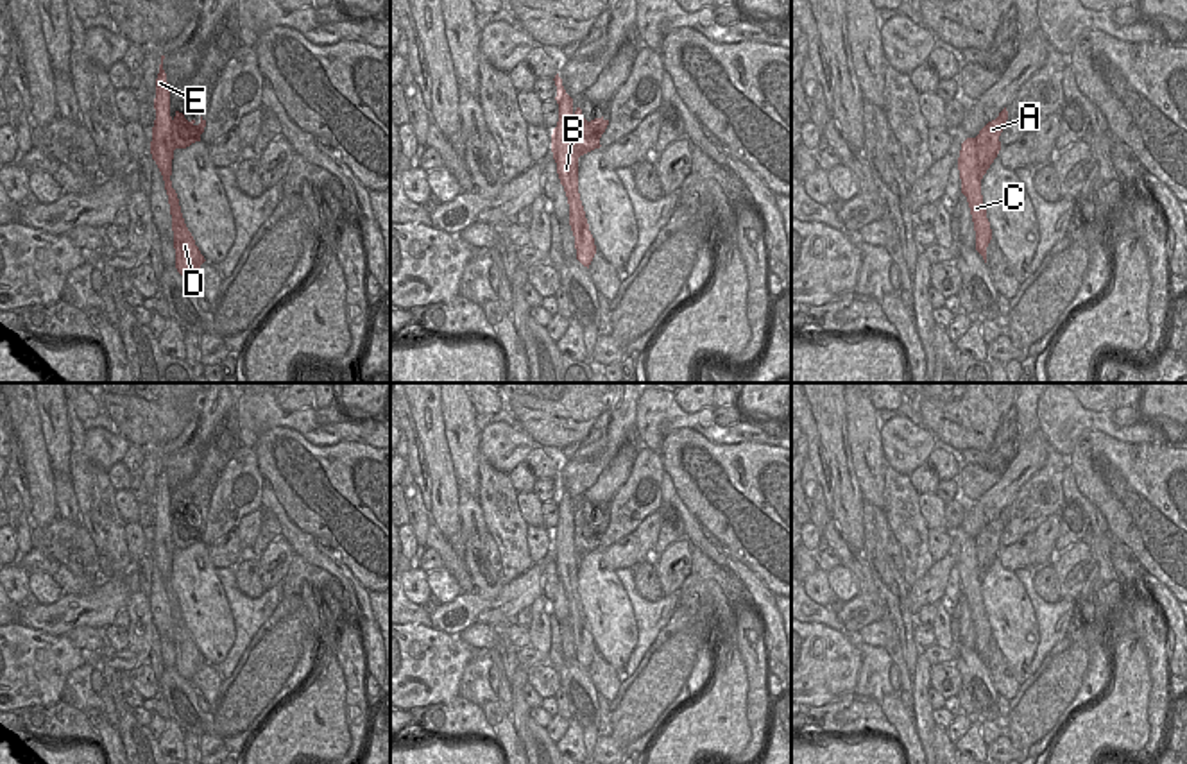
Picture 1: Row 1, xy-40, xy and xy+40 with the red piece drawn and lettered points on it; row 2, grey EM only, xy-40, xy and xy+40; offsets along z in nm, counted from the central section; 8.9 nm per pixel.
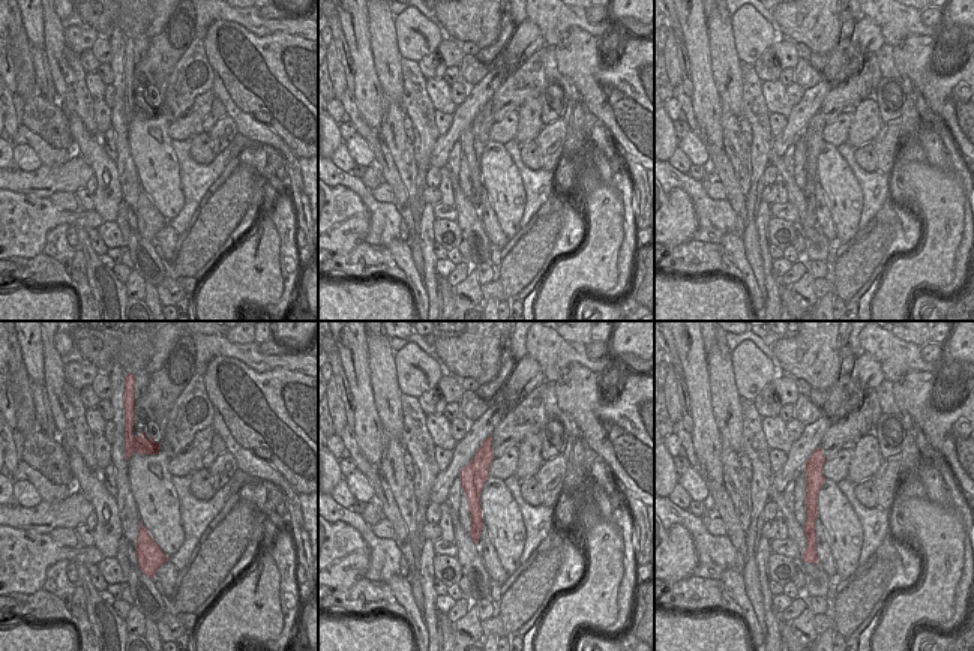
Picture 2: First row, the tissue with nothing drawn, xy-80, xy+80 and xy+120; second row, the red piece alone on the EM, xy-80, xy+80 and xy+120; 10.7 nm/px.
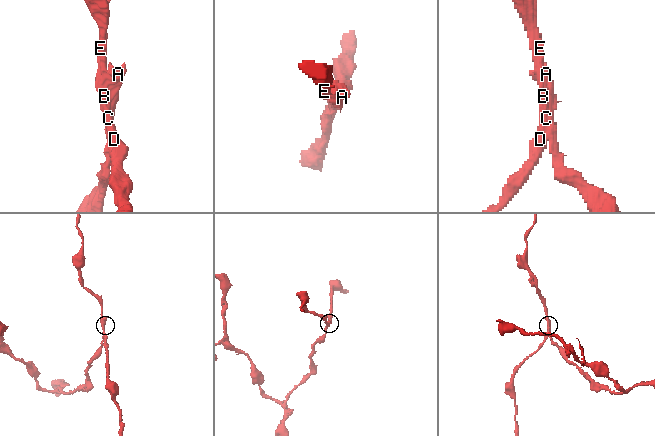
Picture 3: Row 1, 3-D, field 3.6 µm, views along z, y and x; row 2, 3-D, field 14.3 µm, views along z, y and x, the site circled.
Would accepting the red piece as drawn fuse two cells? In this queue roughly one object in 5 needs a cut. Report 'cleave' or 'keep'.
cleave

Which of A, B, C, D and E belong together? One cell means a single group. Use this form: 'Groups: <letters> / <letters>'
Groups: A / B C D E.

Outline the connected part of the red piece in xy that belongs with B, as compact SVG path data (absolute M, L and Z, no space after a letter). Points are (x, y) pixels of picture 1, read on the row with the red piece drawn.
M559 73L553 81L557 86L555 100L559 104L559 122L551 134L551 152L569 204L569 225L575 236L576 259L589 268L596 254L596 245L578 193L578 152L575 145L573 98L566 93Z

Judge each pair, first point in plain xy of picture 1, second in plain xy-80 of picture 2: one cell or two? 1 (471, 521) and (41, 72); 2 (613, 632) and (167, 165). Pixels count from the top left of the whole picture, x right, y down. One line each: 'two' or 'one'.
1: one
2: one

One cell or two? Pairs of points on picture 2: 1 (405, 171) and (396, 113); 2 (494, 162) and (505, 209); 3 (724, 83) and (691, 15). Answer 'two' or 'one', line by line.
1: one
2: one
3: two

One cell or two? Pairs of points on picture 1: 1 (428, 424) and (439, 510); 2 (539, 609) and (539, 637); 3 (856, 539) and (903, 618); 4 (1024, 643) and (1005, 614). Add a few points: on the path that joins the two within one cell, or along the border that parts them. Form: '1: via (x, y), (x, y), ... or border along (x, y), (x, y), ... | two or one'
1: via (435, 446), (441, 489) | one
2: via (539, 616), (539, 630) | one
3: border along (863, 505), (862, 551) | two
4: via (1017, 636), (1012, 621) | one

